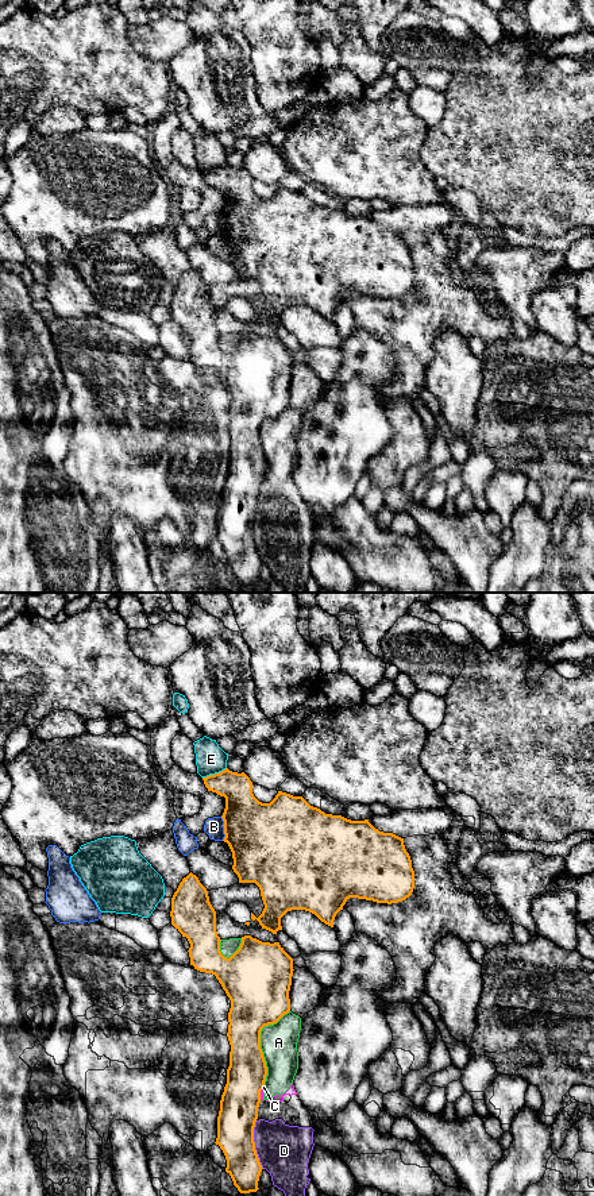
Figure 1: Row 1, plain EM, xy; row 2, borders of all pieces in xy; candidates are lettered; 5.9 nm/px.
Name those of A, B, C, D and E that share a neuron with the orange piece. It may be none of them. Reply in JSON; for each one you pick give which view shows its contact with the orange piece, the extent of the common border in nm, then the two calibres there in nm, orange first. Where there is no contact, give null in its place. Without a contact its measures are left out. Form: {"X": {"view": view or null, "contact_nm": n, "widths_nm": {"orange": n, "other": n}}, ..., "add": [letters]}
{"add": []}

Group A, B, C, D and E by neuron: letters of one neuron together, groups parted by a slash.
A C D / B / E

